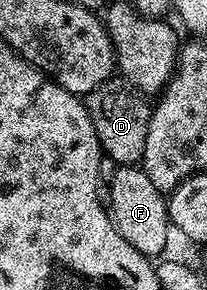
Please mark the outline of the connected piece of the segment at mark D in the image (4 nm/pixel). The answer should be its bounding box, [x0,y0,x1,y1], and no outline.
[84,79,151,166]

